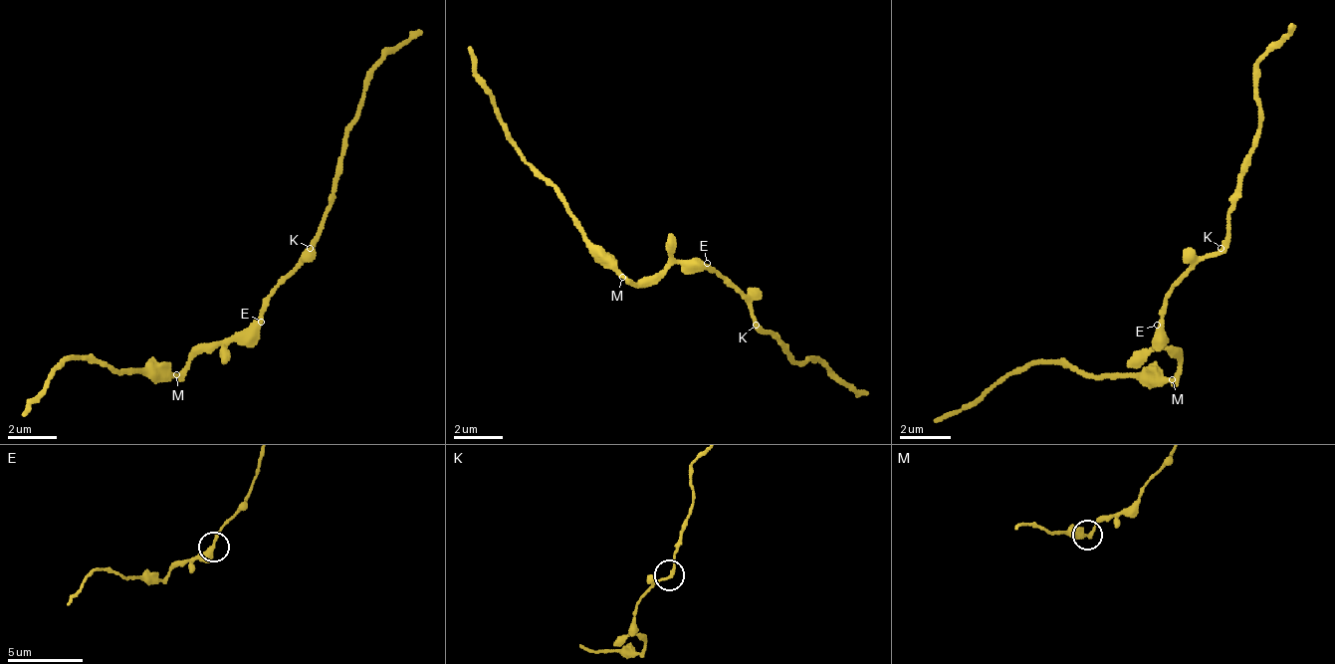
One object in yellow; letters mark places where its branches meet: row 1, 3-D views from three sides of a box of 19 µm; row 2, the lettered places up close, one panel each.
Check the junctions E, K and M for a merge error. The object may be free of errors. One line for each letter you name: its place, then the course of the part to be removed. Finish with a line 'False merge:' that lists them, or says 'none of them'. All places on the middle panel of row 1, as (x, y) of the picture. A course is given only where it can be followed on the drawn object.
M: place (622, 277); course (621, 275), (517, 146), (468, 49)
False merge: M

